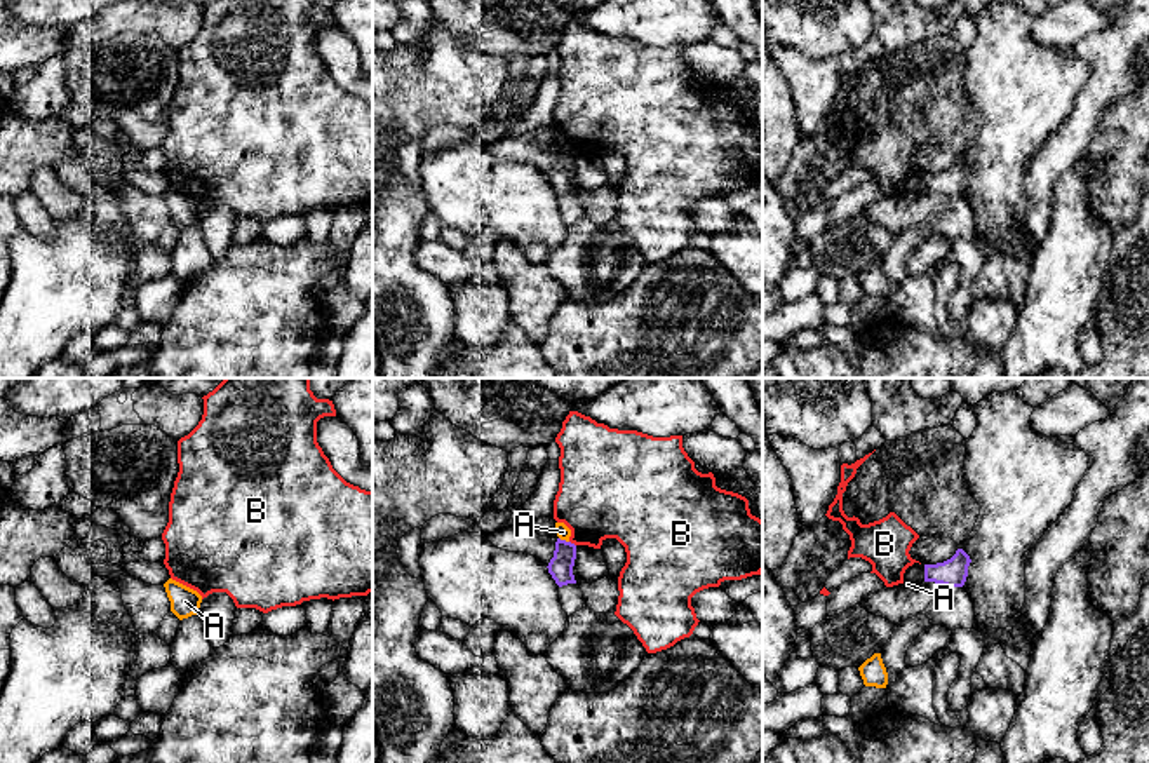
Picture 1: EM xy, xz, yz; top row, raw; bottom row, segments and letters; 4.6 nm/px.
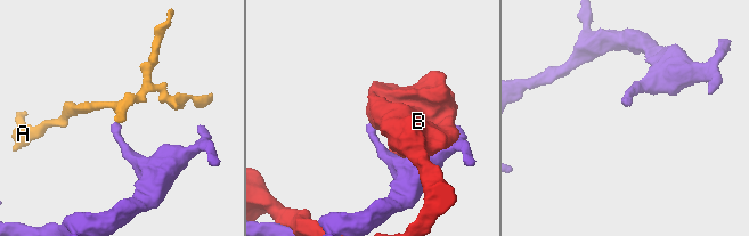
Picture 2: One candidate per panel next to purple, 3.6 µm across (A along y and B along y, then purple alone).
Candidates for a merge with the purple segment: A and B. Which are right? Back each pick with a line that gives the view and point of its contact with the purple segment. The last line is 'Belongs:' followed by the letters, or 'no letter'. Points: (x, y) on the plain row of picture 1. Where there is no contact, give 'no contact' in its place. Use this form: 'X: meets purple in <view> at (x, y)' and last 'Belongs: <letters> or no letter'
Belongs: no letter

